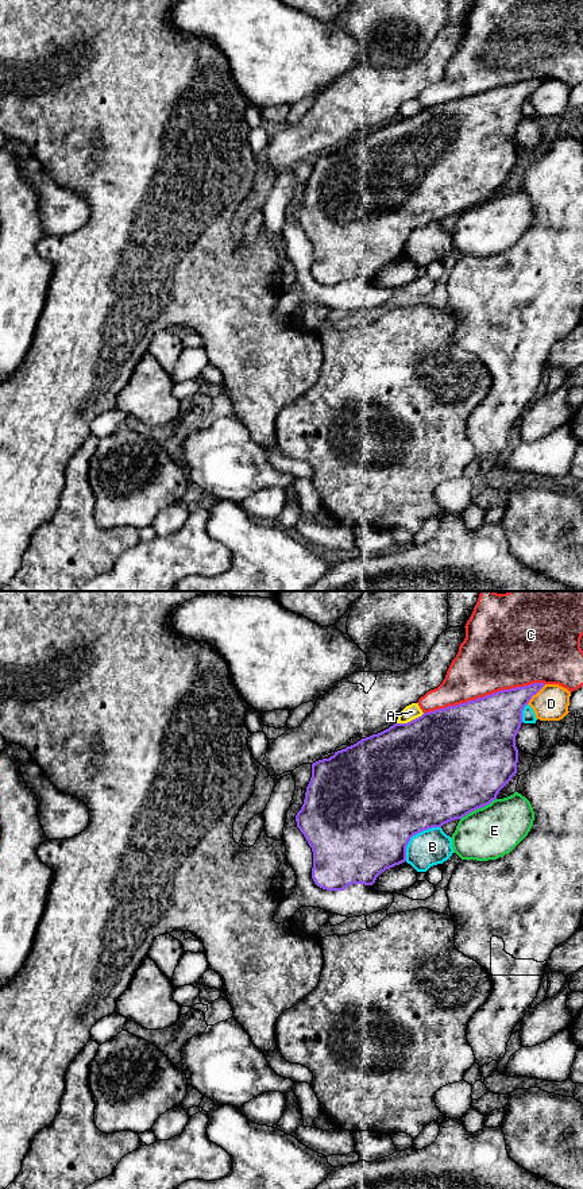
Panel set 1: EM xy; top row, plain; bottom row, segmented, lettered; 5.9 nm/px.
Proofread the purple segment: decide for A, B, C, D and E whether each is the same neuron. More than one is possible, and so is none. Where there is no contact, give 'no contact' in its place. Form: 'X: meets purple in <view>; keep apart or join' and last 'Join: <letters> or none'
A: meets purple in xy; keep apart
B: meets purple in xy; keep apart
C: meets purple in xy; keep apart
D: meets purple in xy; keep apart
E: meets purple in xy; keep apart
Join: none

